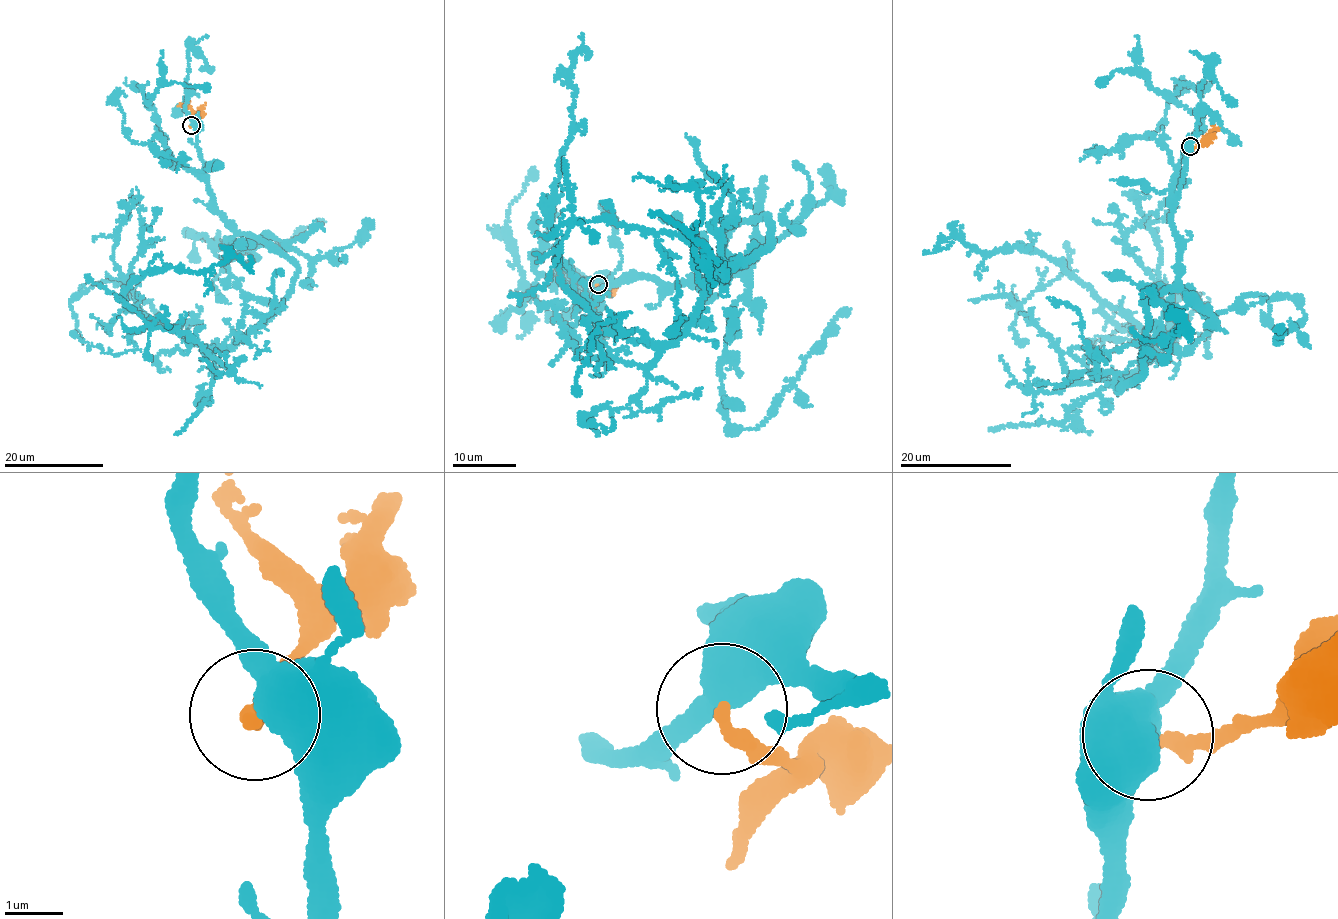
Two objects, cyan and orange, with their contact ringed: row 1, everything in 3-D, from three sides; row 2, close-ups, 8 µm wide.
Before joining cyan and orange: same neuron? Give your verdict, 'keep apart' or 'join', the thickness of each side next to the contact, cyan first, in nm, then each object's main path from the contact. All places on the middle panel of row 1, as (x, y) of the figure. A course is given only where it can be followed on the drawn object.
keep apart; calibres 500 and 260 nm; course cyan (598, 284), (679, 286), (729, 230), (773, 225), (687, 330), (603, 325), (565, 285), (551, 219), (587, 58); course orange (598, 284), (606, 291), (593, 317)

